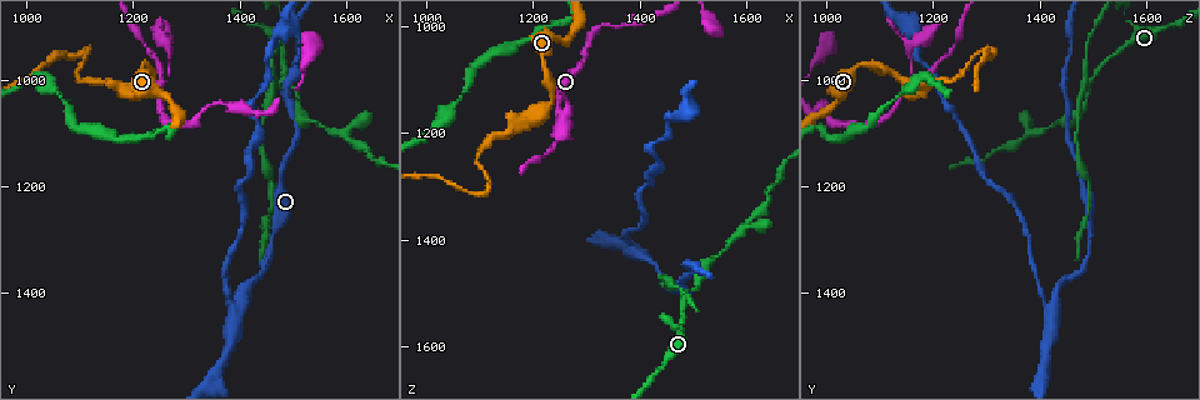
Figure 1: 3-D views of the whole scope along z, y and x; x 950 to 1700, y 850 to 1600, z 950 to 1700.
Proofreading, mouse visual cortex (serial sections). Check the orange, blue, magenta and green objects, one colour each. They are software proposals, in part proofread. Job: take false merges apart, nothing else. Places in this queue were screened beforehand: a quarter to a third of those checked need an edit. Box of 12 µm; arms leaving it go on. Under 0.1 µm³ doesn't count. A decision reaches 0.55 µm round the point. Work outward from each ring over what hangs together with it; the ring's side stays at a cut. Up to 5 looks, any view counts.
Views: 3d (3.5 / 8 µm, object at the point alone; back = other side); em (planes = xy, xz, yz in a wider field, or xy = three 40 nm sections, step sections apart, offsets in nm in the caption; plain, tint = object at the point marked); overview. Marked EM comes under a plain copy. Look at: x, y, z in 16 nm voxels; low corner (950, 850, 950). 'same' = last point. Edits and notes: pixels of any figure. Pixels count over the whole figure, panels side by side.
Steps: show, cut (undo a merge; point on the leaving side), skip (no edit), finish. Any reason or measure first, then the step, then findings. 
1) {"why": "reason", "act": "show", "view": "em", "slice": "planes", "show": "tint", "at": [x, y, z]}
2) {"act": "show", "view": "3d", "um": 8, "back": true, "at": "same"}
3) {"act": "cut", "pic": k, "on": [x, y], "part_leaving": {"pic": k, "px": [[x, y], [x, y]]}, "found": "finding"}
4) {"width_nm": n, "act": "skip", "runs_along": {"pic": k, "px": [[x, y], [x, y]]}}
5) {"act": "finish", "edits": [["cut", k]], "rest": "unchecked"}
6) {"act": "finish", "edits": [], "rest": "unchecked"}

{"act": "show", "view": "3d", "um": 3.5, "back": true, "at": [1115, 945, 1305]}

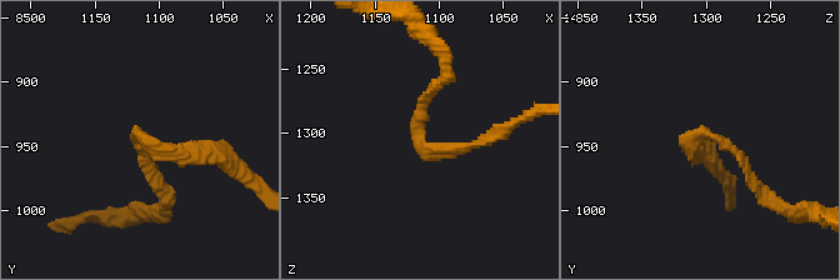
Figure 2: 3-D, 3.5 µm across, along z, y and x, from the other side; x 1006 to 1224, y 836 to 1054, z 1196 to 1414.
{"arm_widths_nm": [100, 150], "act": "show", "view": "em", "slice": "planes", "show": "tint", "at": [1114, 940, 1308]}

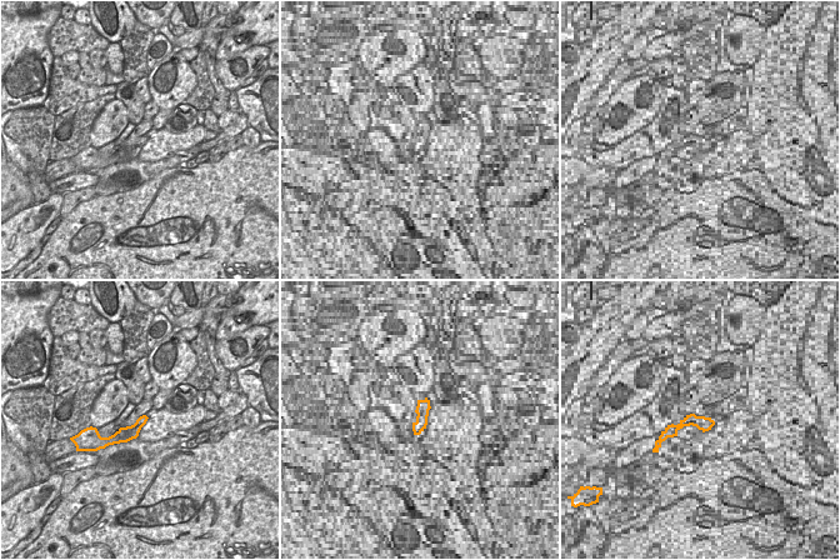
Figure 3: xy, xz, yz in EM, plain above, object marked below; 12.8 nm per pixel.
{"act": "skip", "runs_along": {"pic": 2, "px": [[755, 181], [718, 139], [701, 150]]}, "found": "one cell here"}

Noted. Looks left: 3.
{"why": "looks like a crossing", "act": "show", "view": "3d", "um": 8, "at": [1485, 995, 1500]}

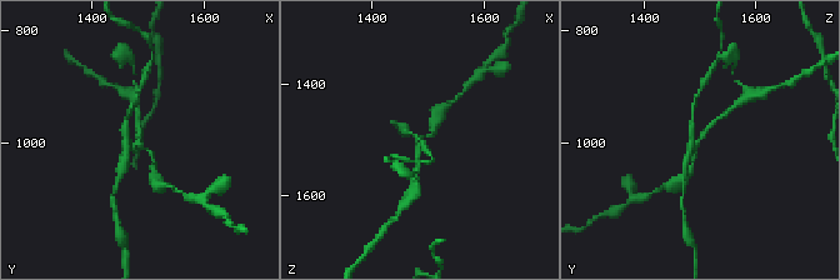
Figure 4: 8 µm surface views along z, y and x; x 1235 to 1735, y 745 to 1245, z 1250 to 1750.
{"why": "closer look", "act": "show", "view": "3d", "um": 3.5, "at": [1485, 1000, 1500]}

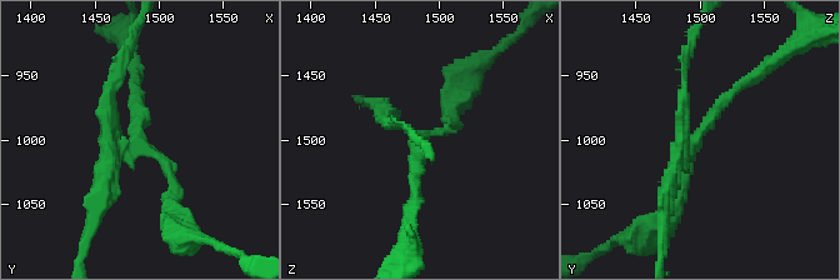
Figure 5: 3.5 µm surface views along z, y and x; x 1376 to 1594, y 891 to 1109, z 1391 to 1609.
{"arms": 4, "act": "cut", "pic": 5, "on": [103, 109], "part_leaving": {"pic": 5, "px": [[129, 145], [109, 164], [83, 249]]}, "found": "two cells meet here"}

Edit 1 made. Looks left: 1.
{"act": "finish", "edits": [["cut", 5]], "rest": "unchecked"}

